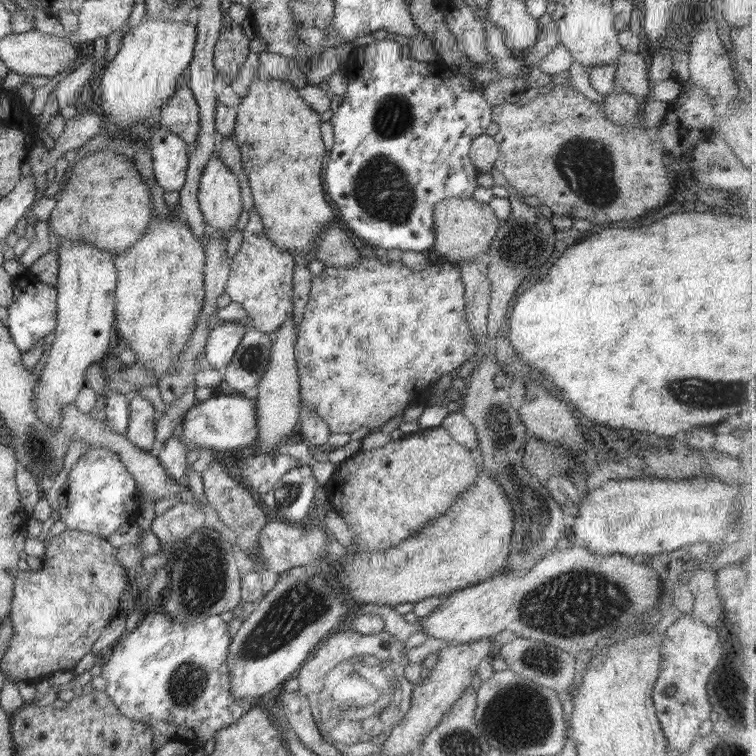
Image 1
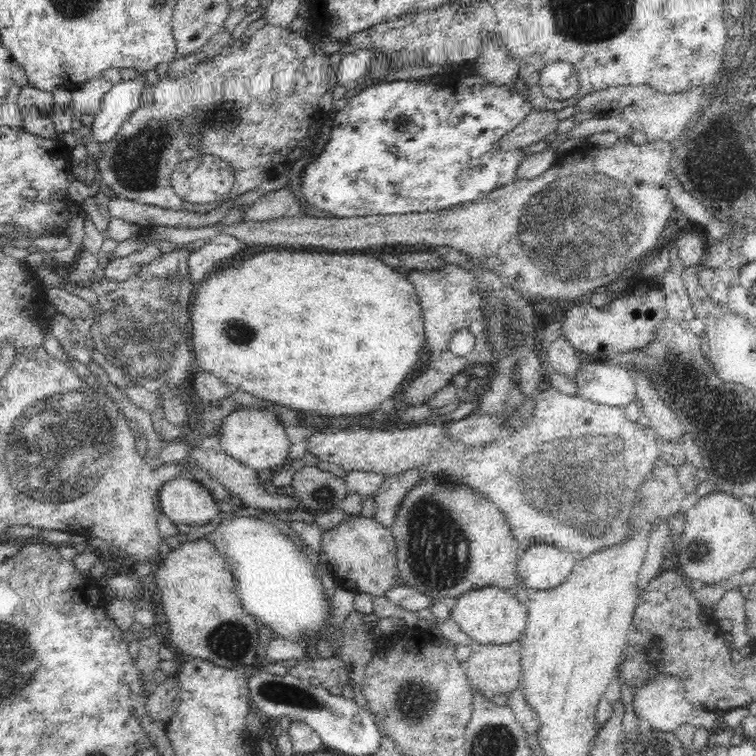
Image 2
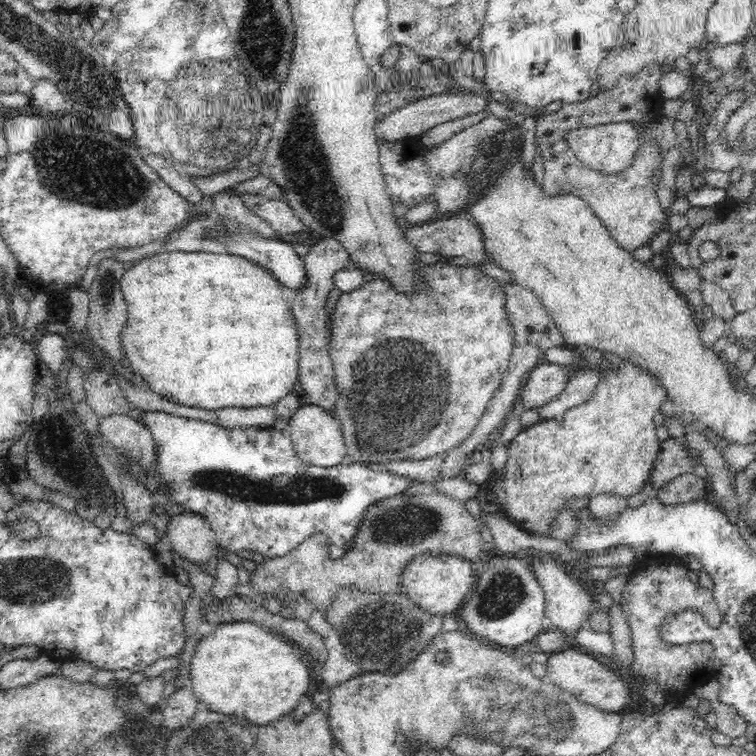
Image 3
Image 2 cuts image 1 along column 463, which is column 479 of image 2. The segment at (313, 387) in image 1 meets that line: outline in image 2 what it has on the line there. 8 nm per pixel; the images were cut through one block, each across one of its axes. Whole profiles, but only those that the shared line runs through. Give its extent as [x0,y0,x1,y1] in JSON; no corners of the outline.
[404,264,494,407]

